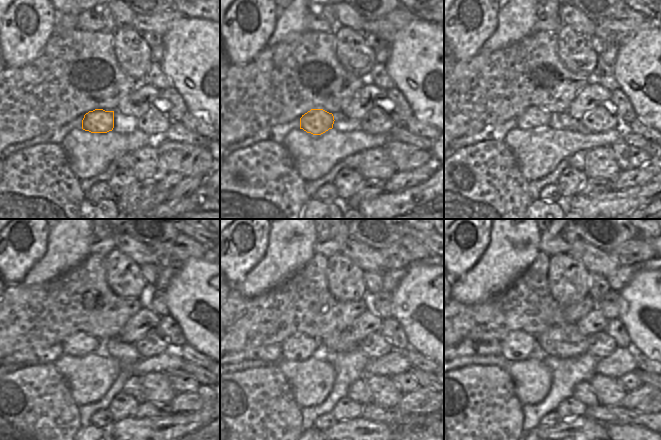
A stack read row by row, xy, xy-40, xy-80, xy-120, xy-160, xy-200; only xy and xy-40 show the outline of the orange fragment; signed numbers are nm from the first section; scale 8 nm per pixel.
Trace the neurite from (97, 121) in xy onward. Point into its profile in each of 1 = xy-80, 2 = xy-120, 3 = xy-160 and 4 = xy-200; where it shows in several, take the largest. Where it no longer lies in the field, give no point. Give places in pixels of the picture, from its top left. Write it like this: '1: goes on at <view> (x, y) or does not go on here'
1: goes on at xy-80 (533, 119)
2: goes on at xy-120 (79, 344)
3: goes on at xy-160 (298, 347)
4: goes on at xy-200 (517, 346)

